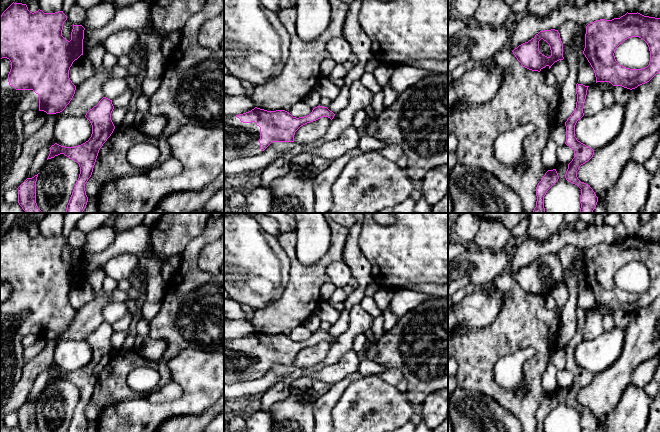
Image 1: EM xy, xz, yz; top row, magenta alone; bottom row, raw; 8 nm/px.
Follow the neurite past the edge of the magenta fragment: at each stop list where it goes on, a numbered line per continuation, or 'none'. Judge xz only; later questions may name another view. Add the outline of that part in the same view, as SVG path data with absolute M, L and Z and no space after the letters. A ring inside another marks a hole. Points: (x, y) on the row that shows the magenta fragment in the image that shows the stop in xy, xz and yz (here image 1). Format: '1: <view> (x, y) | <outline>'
1: xz (241, 140) | M224 115L224 160L257 156L260 149L260 127L243 123L236 115Z

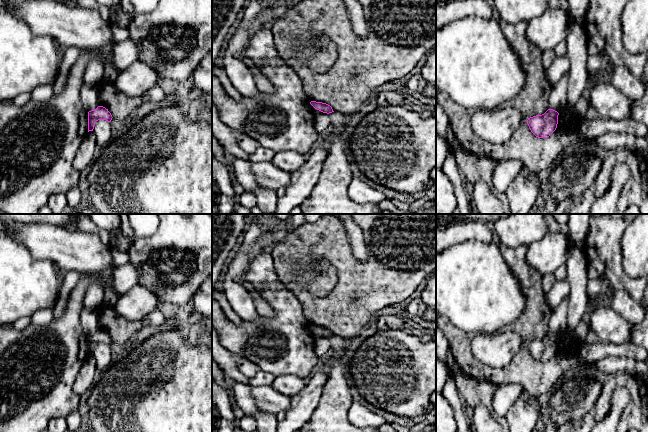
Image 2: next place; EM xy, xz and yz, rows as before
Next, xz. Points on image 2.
none

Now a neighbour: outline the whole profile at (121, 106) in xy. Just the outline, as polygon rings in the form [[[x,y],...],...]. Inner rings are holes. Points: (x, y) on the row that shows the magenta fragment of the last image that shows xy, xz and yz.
[[[104,79],[97,82],[96,86],[100,106],[105,107],[115,120],[128,125],[132,113],[142,105],[143,97],[129,97],[122,93],[115,84]]]

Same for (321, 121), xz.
[[[321,112],[314,116],[314,127],[319,133],[327,130],[330,126],[329,114]]]

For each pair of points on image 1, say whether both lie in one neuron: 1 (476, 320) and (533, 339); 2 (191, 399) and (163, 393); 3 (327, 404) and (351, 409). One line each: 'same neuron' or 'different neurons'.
1: different neurons
2: different neurons
3: different neurons

